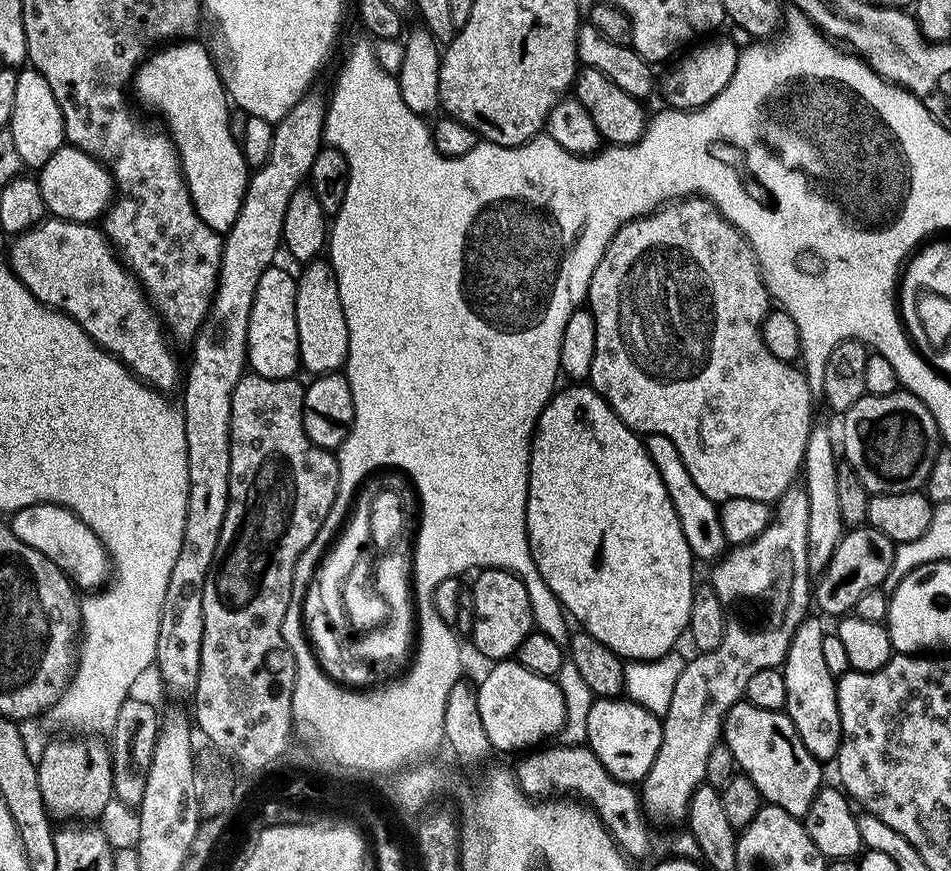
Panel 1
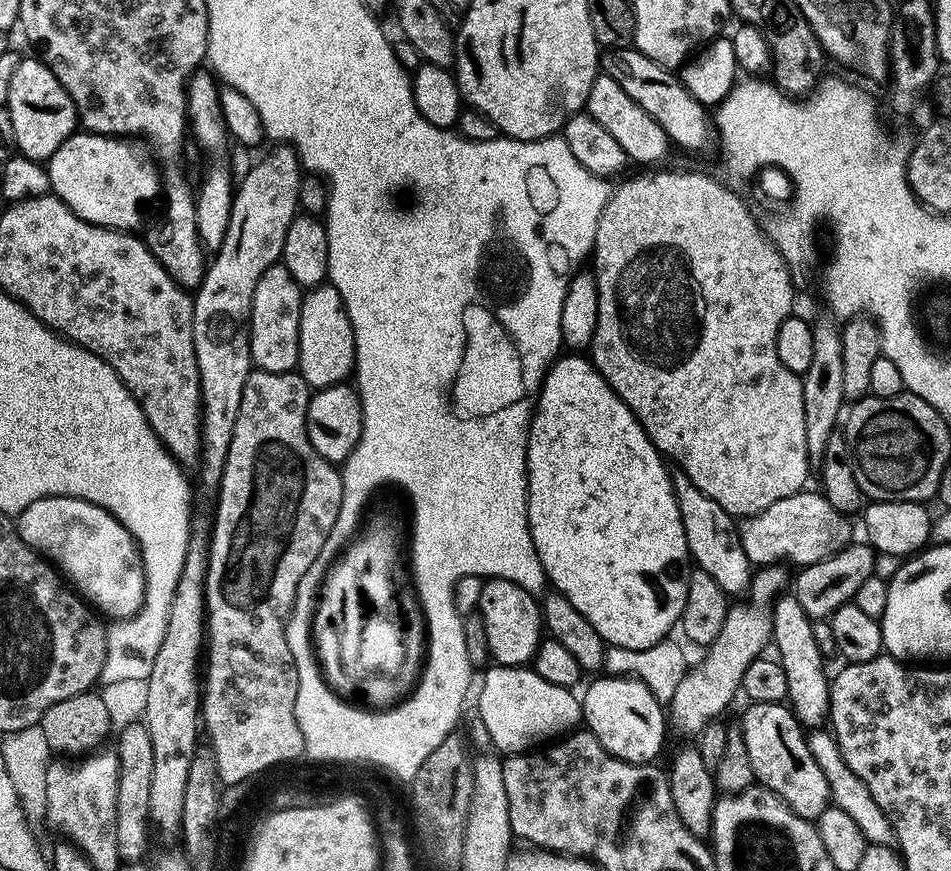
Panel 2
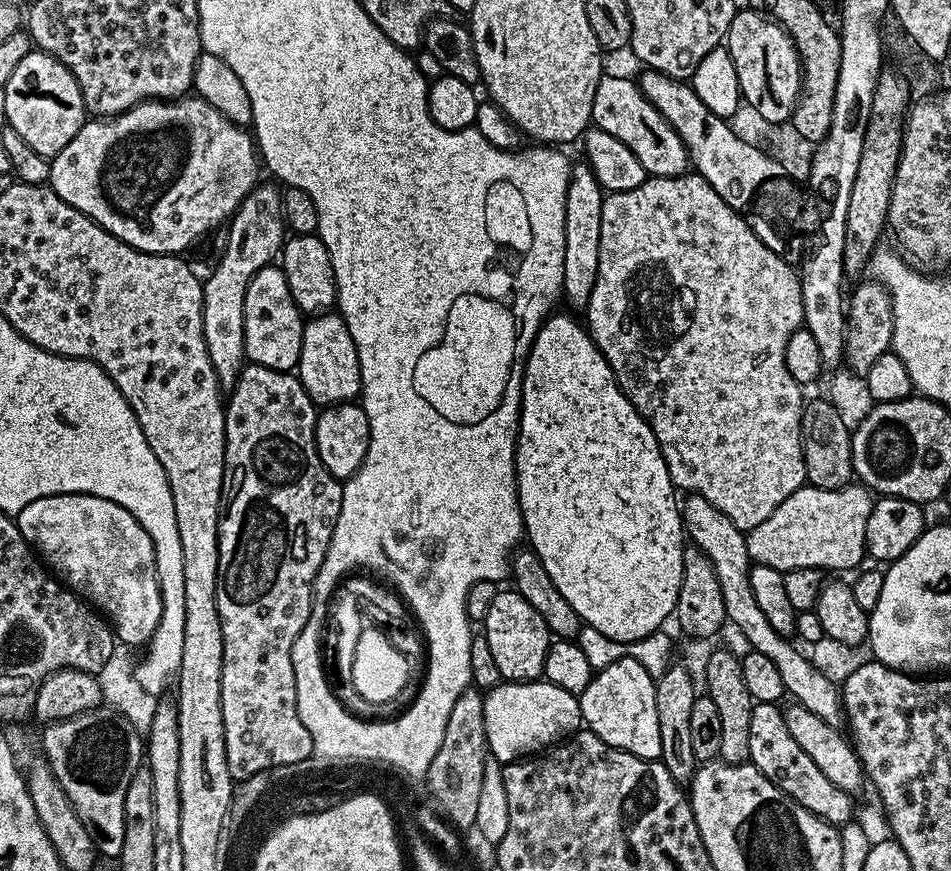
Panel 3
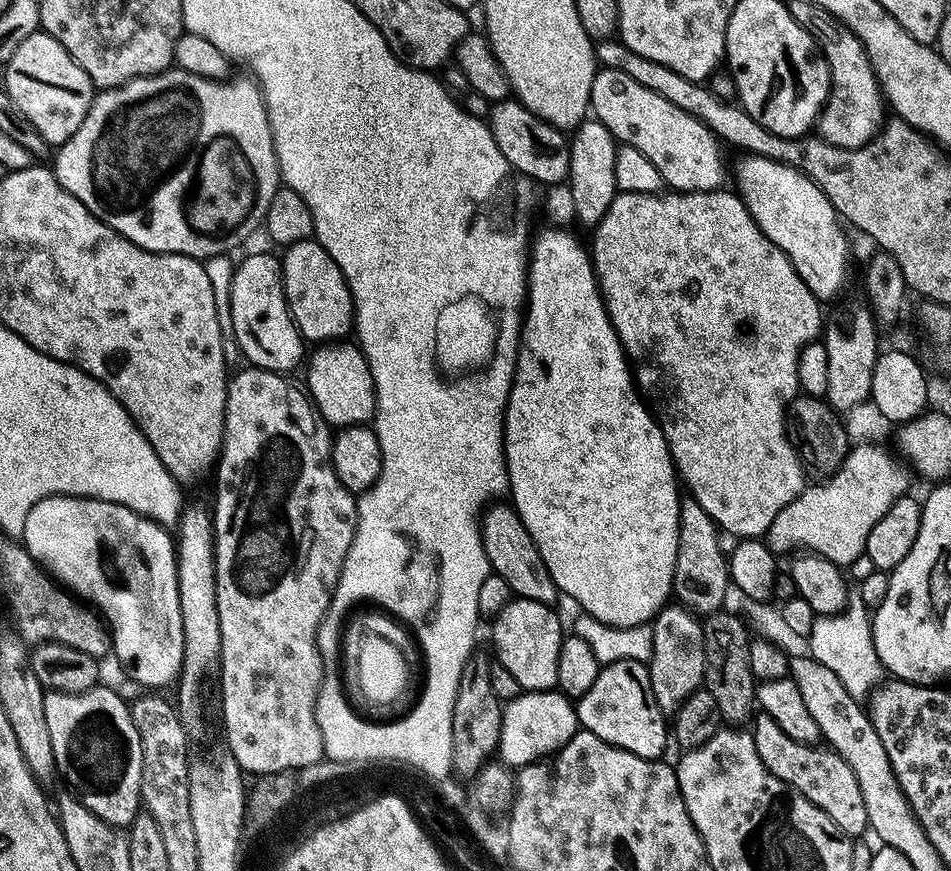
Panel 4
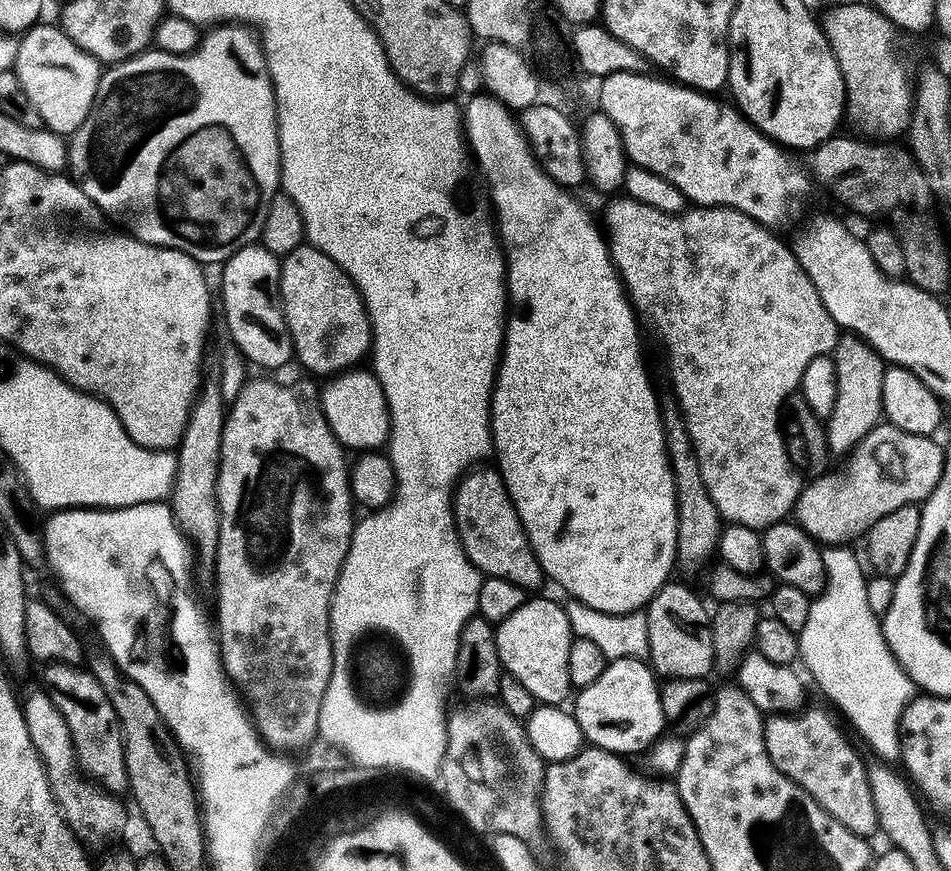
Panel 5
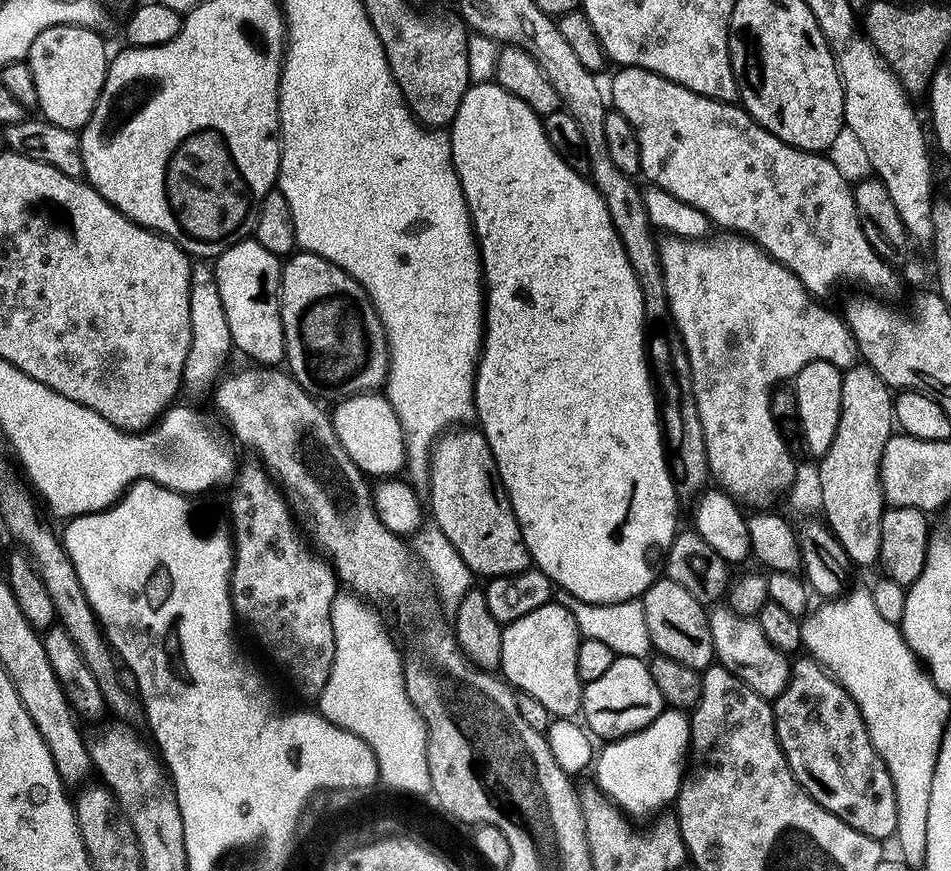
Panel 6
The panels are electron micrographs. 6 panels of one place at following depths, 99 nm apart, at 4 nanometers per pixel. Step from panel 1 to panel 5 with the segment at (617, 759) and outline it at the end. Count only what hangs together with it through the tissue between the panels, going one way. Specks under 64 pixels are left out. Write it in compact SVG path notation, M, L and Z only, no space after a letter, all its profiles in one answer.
M622 658L611 661L594 686L579 689L575 696L576 721L585 741L593 748L617 754L643 753L661 739L665 731L660 684L644 660Z

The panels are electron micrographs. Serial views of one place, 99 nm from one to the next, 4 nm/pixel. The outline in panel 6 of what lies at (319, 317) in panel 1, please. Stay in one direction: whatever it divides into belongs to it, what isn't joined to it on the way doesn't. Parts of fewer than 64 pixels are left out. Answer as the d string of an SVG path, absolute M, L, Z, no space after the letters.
M360 392L356 396L345 396L339 401L336 409L331 409L334 434L338 434L338 442L346 454L350 454L353 462L372 478L392 478L403 473L406 468L404 454L404 435L402 422L398 422L398 414L394 414L394 406L390 406L387 395L375 392Z

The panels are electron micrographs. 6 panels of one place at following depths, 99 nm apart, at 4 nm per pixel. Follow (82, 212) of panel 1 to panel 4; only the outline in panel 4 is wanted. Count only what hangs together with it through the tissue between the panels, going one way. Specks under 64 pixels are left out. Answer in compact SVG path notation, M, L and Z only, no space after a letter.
M173 66L153 76L134 78L117 88L97 91L82 126L78 126L78 130L74 130L74 134L65 144L61 144L55 149L56 180L66 191L74 194L74 198L78 198L78 202L82 202L82 206L86 206L86 210L90 210L99 220L106 222L106 226L110 226L119 236L125 236L130 242L134 242L146 250L192 256L201 262L214 255L231 253L232 248L238 247L243 240L250 239L255 234L256 228L258 232L266 218L266 210L270 210L270 198L274 198L276 191L282 187L280 161L277 160L274 150L268 111L264 105L264 95L260 92L259 84L251 75L243 75L236 77L233 75L231 78L223 80L207 80L198 74L190 74L186 70Z

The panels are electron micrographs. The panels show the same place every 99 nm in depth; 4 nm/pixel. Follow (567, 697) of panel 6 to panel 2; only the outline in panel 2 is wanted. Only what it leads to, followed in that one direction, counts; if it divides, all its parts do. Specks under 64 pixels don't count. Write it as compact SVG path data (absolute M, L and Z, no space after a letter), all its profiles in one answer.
M484 580L478 614L486 630L491 659L500 666L524 666L531 661L542 639L542 608L532 601L533 593L509 580Z

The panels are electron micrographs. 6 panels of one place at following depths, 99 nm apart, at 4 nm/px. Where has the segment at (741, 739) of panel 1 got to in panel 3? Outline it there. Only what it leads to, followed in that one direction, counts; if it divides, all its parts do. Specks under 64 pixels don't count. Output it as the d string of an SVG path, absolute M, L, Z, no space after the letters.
M753 703L752 713L750 714L750 754L748 755L750 763L774 786L778 786L787 796L794 798L806 810L810 810L818 818L822 818L827 824L843 826L853 819L852 804L853 797L848 796L814 762L806 755L806 750L794 742L794 734L786 728L786 718L783 711L775 704Z

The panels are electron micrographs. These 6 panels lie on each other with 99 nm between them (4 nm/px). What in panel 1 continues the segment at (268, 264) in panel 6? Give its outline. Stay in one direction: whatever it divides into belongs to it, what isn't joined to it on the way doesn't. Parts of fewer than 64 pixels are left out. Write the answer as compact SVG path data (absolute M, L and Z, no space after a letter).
M279 266L266 269L262 278L258 278L258 290L254 294L254 302L248 319L248 355L246 357L255 375L275 380L287 380L295 377L296 368L301 367L298 326L296 325L296 282L295 275L291 276L286 269L279 268Z

